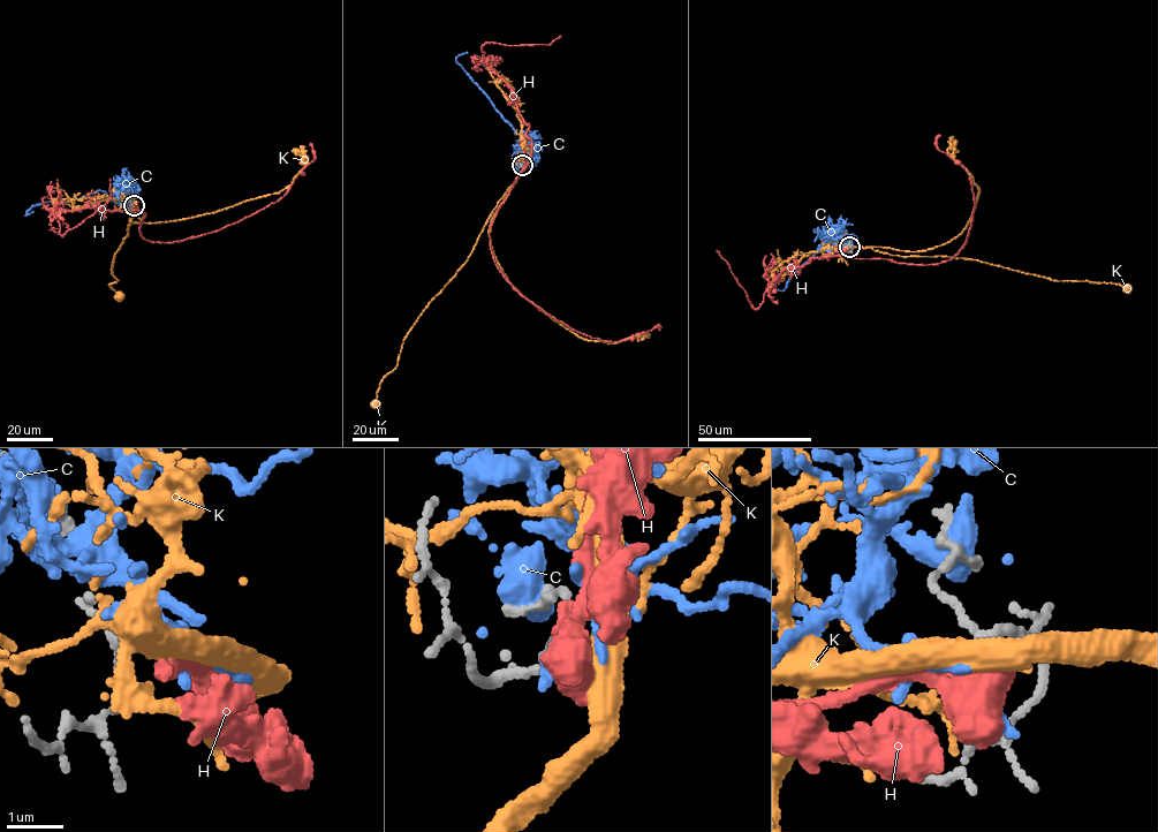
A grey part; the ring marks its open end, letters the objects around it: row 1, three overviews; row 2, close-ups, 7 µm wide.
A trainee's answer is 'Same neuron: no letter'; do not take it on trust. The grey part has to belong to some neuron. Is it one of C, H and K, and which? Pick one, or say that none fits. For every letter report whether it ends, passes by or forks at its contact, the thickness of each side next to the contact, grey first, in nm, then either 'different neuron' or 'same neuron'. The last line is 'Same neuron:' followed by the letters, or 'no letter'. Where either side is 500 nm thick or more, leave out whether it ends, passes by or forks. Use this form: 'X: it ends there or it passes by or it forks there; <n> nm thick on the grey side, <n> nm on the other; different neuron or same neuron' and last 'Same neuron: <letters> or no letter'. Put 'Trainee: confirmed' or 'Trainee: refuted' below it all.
C: it passes by; 150 nm thick on the grey side, 140 nm on the other; different neuron
H: it passes by; 150 nm thick on the grey side, 280 nm on the other; different neuron
K: it passes by; 140 nm thick on the grey side, 320 nm on the other; same neuron
Same neuron: K
Trainee: refuted

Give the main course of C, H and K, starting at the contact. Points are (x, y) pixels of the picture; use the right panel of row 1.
C: (849, 248), (838, 241), (823, 244), (824, 251), (820, 244), (792, 274), (784, 289), (772, 287)
H: (849, 248), (820, 257), (922, 265), (959, 252), (970, 225), (974, 194), (968, 172), (938, 149), (939, 135)
K: (849, 248), (871, 248), (902, 256), (978, 259), (1057, 280), (1113, 282), (1126, 288)

